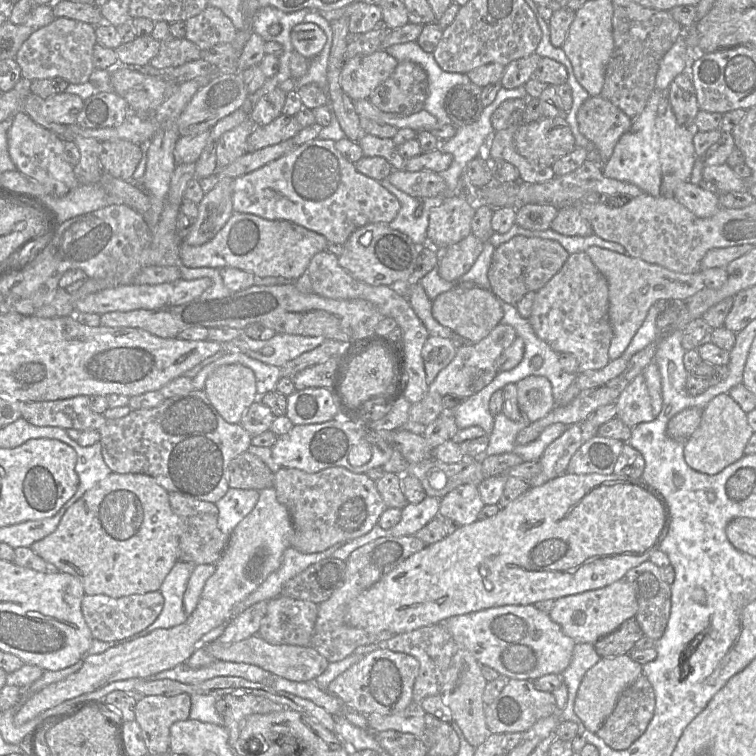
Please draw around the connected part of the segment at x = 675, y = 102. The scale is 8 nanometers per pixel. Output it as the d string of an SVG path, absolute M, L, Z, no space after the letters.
M688 72L680 73L670 84L668 99L677 122L693 129L693 123L700 111L696 92Z

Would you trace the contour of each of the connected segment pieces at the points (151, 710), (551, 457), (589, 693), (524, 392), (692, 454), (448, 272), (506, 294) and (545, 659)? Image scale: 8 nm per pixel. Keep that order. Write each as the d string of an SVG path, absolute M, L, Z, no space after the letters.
M137 696L135 721L139 724L150 755L169 753L170 728L178 721L189 719L191 696Z
M584 420L567 427L540 457L540 473L529 481L530 487L538 487L567 472L567 467L575 452L597 434L598 428Z
M627 654L601 657L584 675L574 701L574 712L585 728L595 733L613 712L622 692L643 674L642 665Z
M528 376L515 385L522 417L529 422L542 419L556 405L551 383L543 376Z
M728 393L716 395L703 409L701 422L685 442L684 459L687 465L702 474L714 475L739 460L753 431L747 415Z
M472 233L449 245L438 264L439 276L449 282L458 282L471 269L483 247L484 243Z
M517 235L495 248L488 270L491 291L500 300L516 305L529 292L537 292L556 275L569 257L554 240Z
M504 605L449 617L441 622L456 645L469 651L480 665L495 669L501 676L518 680L535 681L547 674L561 673L569 666L576 642L566 635L549 614L534 605Z

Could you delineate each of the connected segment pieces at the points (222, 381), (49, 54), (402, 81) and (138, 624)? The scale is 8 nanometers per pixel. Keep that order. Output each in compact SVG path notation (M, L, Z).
M225 364L210 373L204 391L228 423L241 422L243 413L258 400L253 371L241 364Z
M55 18L50 24L33 32L21 45L15 60L25 80L62 78L69 84L89 81L95 69L93 49L96 41L95 27L69 18Z
M400 61L392 74L369 96L382 111L410 115L424 109L428 97L425 70L411 61Z
M160 591L112 598L107 595L87 595L82 600L82 613L94 639L115 641L133 636L148 628L160 615L164 597Z

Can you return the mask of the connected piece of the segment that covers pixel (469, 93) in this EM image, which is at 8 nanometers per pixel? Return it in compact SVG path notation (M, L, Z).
M470 82L453 87L445 97L445 110L457 127L476 122L484 109L482 87Z

